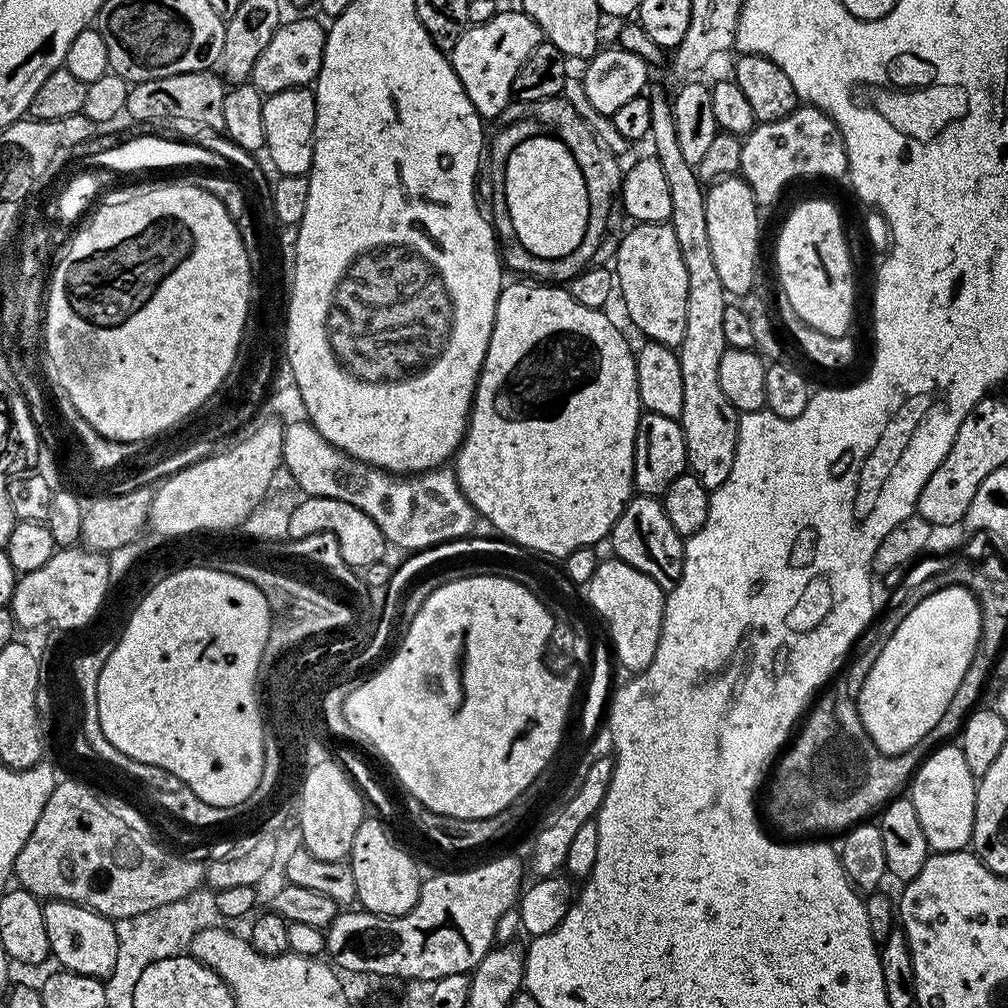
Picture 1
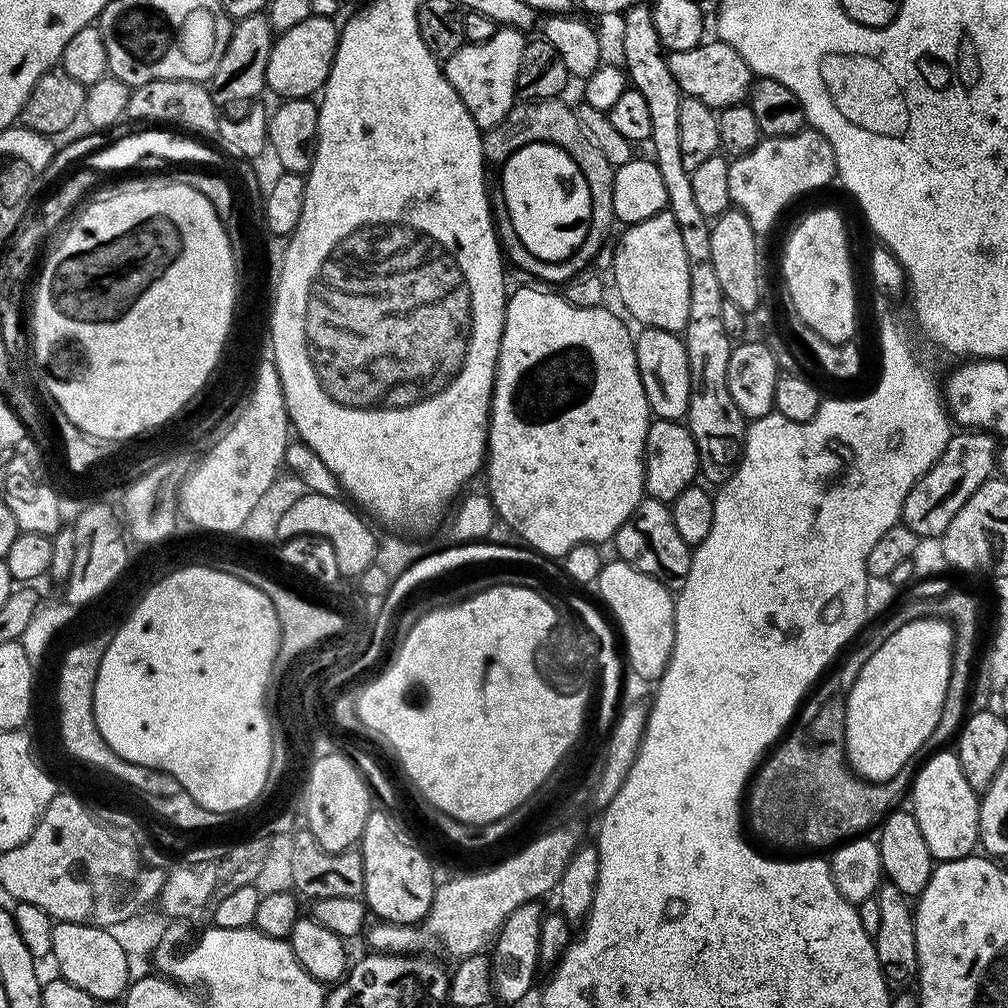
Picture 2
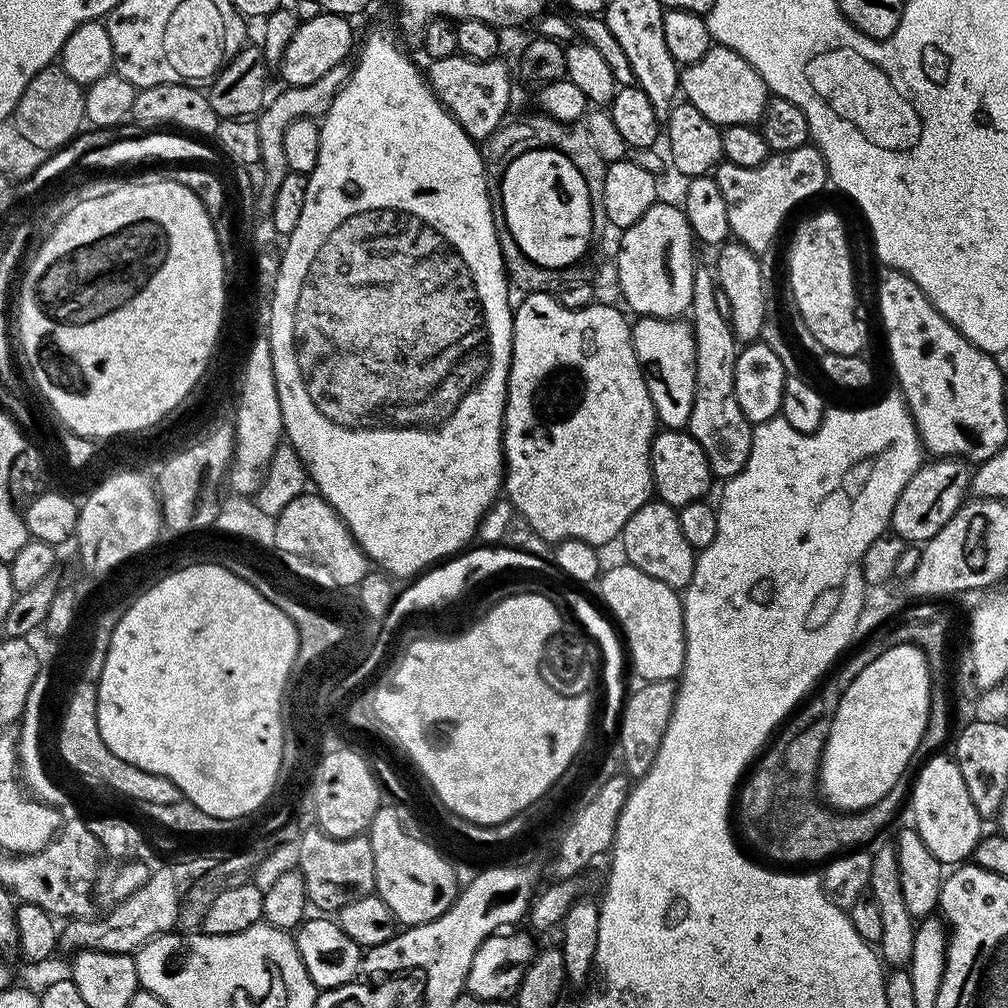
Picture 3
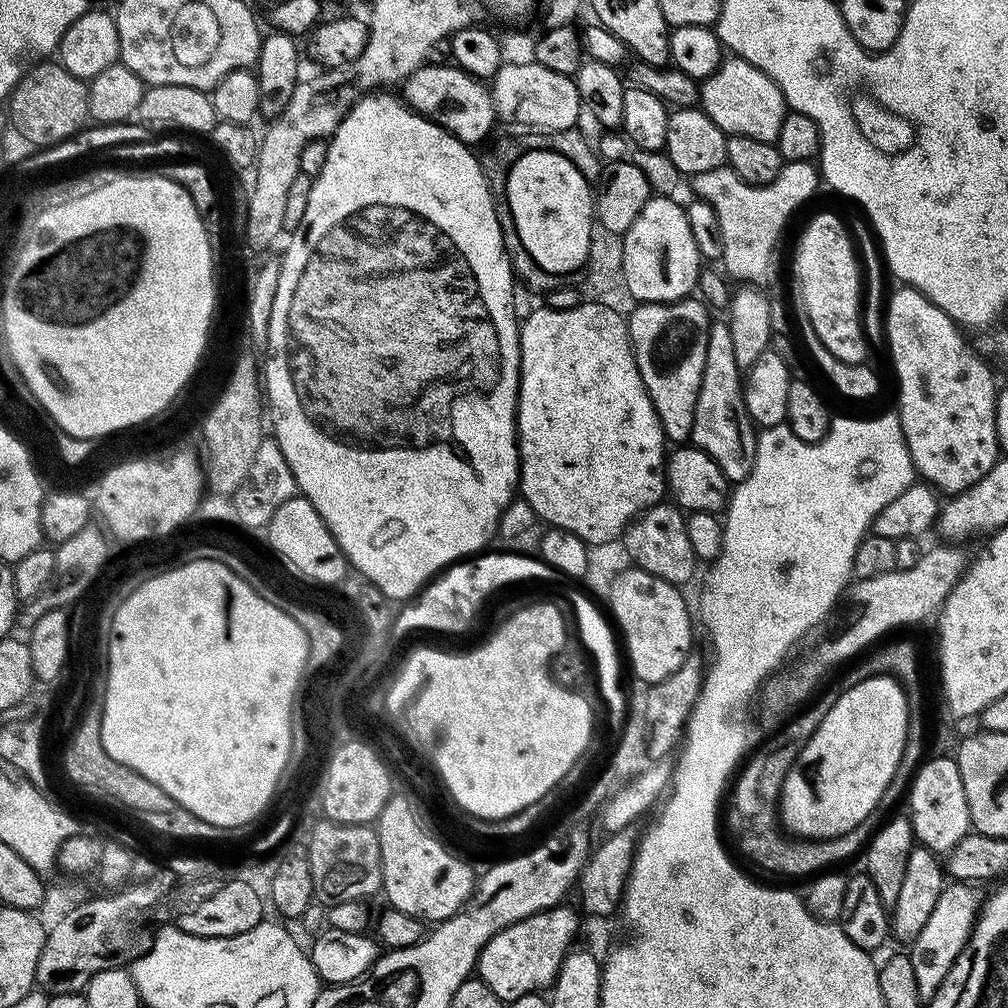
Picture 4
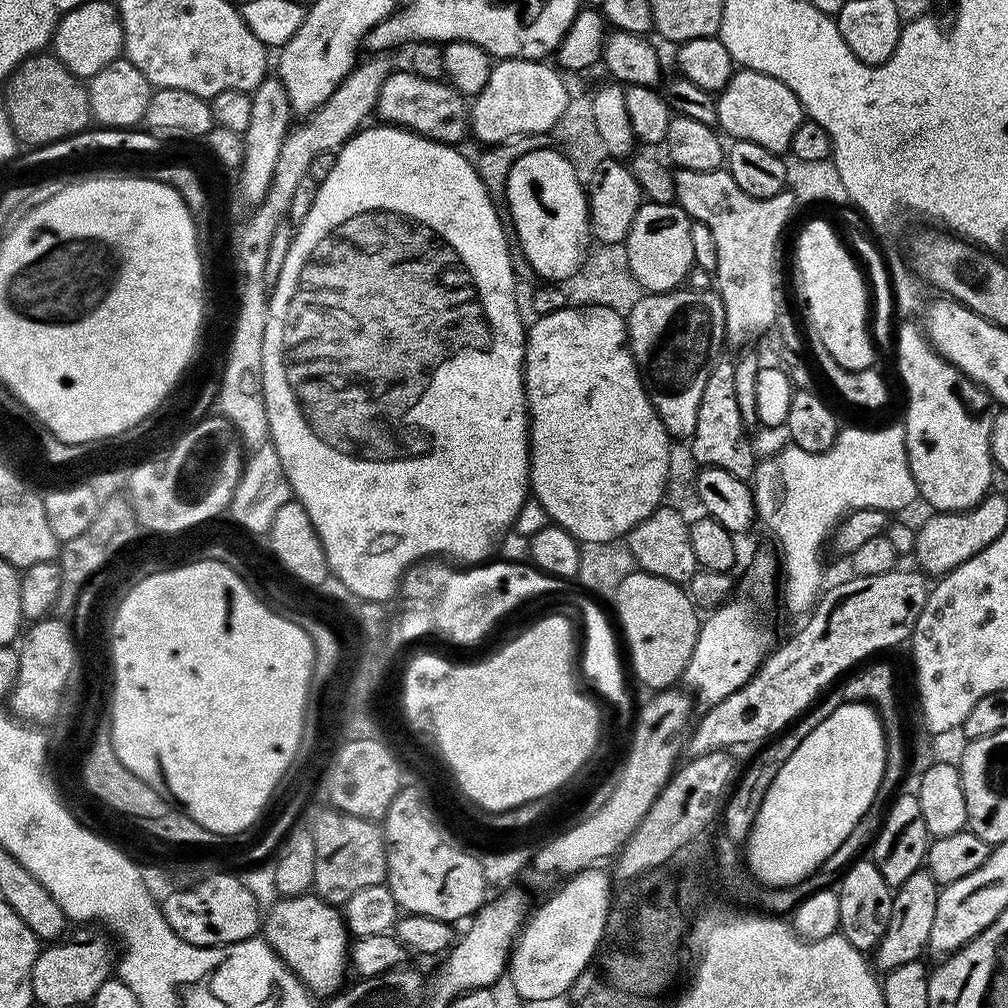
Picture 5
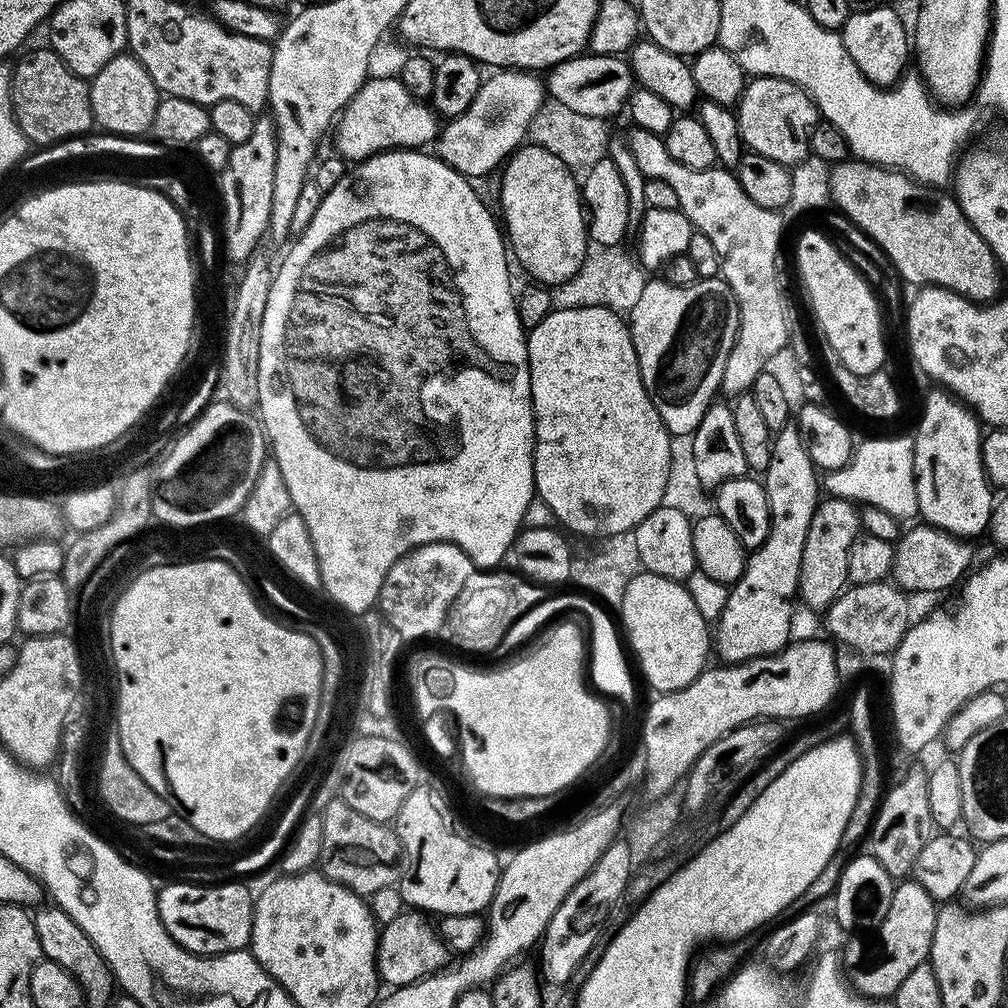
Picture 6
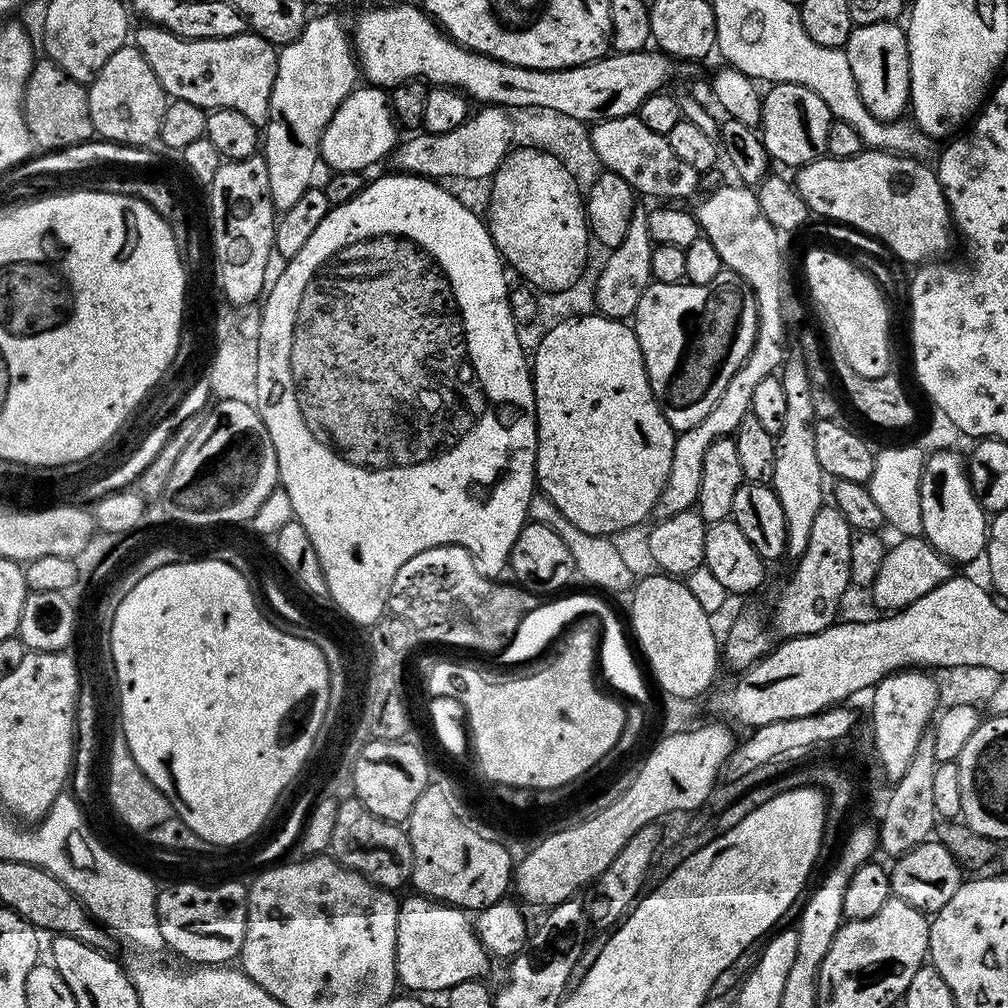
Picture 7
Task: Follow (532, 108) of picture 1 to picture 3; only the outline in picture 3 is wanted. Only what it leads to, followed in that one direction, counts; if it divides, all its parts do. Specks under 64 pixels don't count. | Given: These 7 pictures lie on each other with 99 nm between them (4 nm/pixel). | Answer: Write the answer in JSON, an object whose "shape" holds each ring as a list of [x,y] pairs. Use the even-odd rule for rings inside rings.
{"shape":[[[535,112],[522,120],[505,121],[496,129],[496,132],[483,141],[481,156],[484,158],[485,175],[492,178],[501,173],[502,168],[519,154],[526,153],[531,148],[555,148],[564,156],[570,158],[577,166],[579,172],[586,182],[587,192],[591,200],[592,226],[595,231],[600,232],[607,229],[608,215],[604,206],[605,178],[608,163],[598,154],[596,148],[590,141],[588,129],[581,123],[564,123],[549,116],[548,113]]]}

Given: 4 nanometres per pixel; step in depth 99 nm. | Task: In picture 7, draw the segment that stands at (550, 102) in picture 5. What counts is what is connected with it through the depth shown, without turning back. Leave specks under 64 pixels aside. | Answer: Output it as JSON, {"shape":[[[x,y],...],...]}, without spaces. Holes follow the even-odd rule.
{"shape":[[[485,105],[464,121],[458,129],[447,134],[415,133],[406,142],[401,141],[389,155],[388,163],[395,173],[424,176],[428,179],[463,180],[473,182],[482,178],[489,179],[500,167],[512,146],[511,115],[496,105]]]}

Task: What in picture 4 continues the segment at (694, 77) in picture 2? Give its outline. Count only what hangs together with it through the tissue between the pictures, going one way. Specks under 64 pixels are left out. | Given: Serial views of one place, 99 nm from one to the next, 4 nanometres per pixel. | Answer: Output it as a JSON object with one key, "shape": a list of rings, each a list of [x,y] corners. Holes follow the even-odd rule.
{"shape":[[[735,54],[729,55],[716,69],[715,74],[699,85],[698,100],[704,113],[728,136],[749,136],[767,144],[776,143],[778,130],[782,128],[786,115],[784,95],[779,86],[762,69],[755,68],[750,62],[746,62],[741,56]]]}

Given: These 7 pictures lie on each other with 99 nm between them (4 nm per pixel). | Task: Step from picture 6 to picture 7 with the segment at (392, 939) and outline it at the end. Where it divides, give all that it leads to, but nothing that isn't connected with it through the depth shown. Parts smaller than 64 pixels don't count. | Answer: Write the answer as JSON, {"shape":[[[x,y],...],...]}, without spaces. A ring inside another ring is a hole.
{"shape":[[[411,894],[399,905],[398,927],[395,934],[395,968],[397,981],[407,991],[424,994],[420,992],[445,993],[450,986],[458,985],[459,982],[470,981],[481,977],[490,958],[481,946],[476,936],[475,925],[471,917],[461,908],[441,901],[431,900],[419,894]]]}

